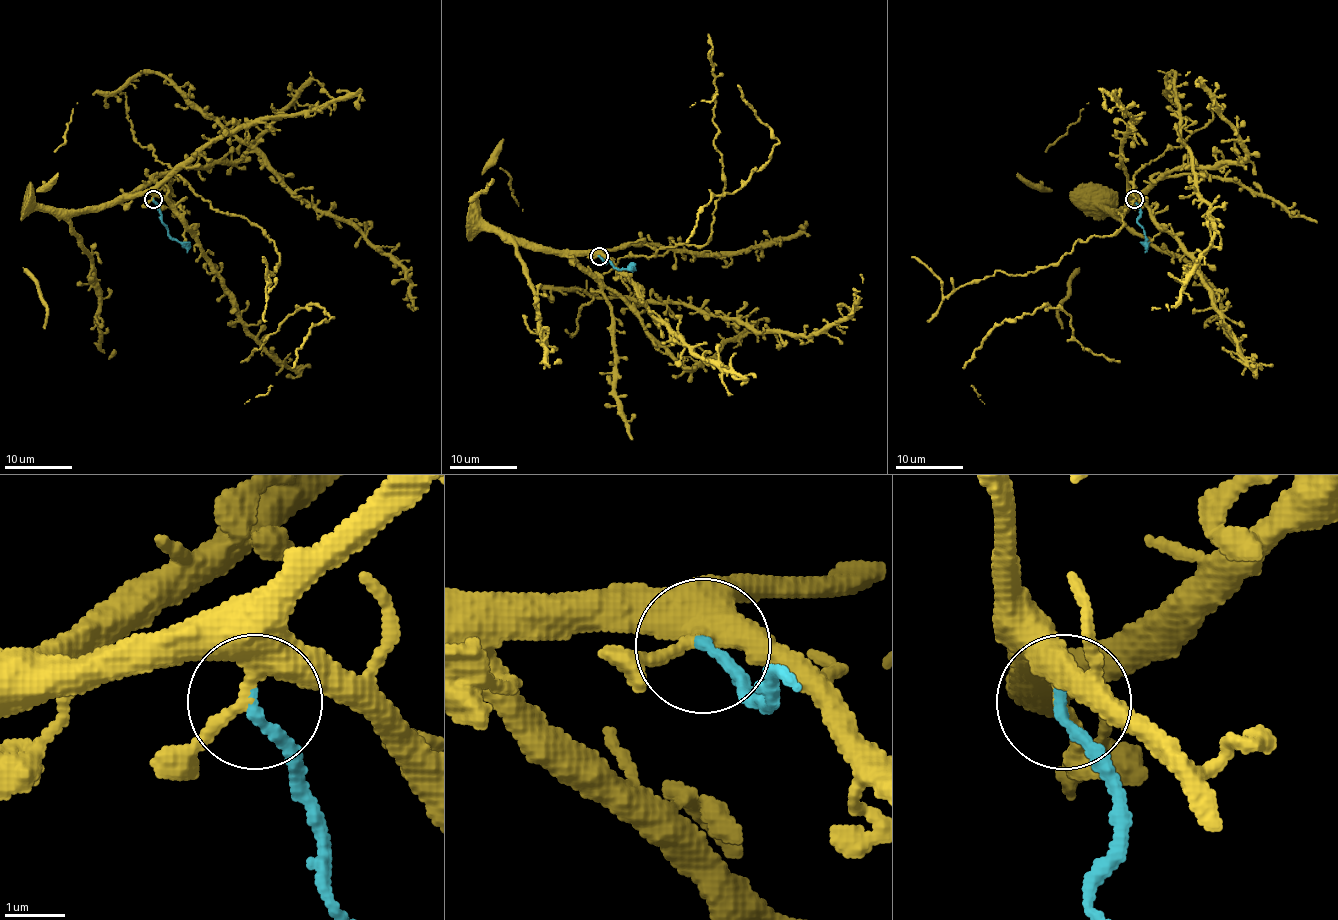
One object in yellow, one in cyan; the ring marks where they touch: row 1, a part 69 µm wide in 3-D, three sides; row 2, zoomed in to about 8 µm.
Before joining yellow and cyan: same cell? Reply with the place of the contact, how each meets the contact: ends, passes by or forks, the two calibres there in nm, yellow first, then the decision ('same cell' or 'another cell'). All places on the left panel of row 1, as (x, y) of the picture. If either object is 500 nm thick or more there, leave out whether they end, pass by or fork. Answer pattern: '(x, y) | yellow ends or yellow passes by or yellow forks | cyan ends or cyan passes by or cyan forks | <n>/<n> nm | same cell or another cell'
(153, 199) | yellow passes by | cyan ends | 280/190 nm | another cell

